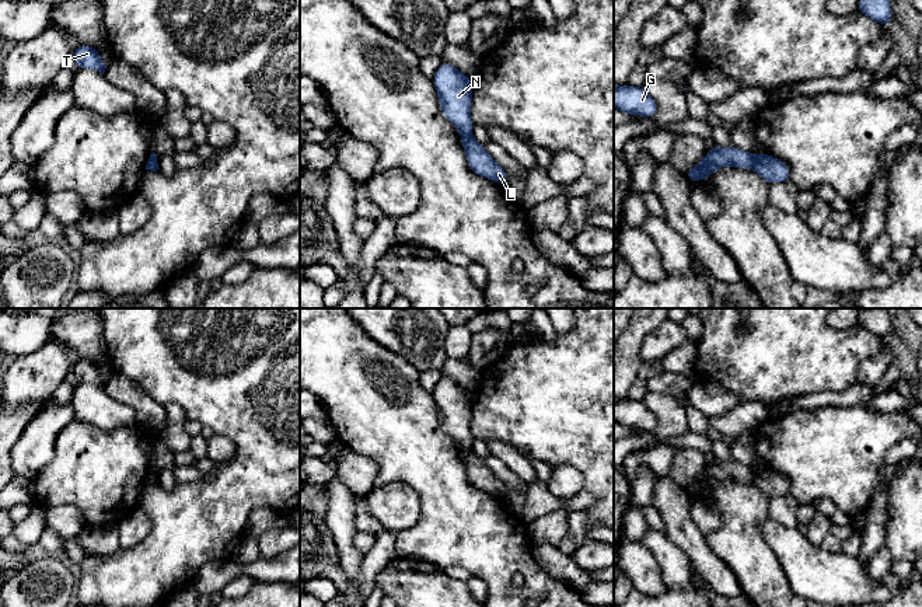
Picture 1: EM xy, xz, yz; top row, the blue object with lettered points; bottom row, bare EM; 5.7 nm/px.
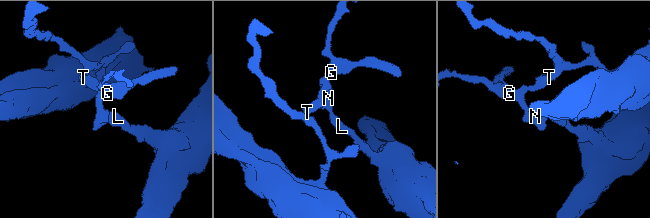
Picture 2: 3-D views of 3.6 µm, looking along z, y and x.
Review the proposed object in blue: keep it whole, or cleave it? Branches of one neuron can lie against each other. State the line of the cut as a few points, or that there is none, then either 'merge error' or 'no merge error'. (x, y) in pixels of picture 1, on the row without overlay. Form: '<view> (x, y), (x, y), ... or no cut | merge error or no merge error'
yz (755, 470), (751, 481) | merge error

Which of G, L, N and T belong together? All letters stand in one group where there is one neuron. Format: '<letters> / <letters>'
G N T / L

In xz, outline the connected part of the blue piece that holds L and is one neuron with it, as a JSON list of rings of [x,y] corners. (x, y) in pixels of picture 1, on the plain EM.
[[[472,449],[461,450],[461,458],[472,486],[493,496],[506,499],[507,485],[493,474],[483,460],[472,451]]]

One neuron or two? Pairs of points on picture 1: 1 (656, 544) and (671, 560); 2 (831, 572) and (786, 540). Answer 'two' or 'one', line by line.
1: one
2: one

